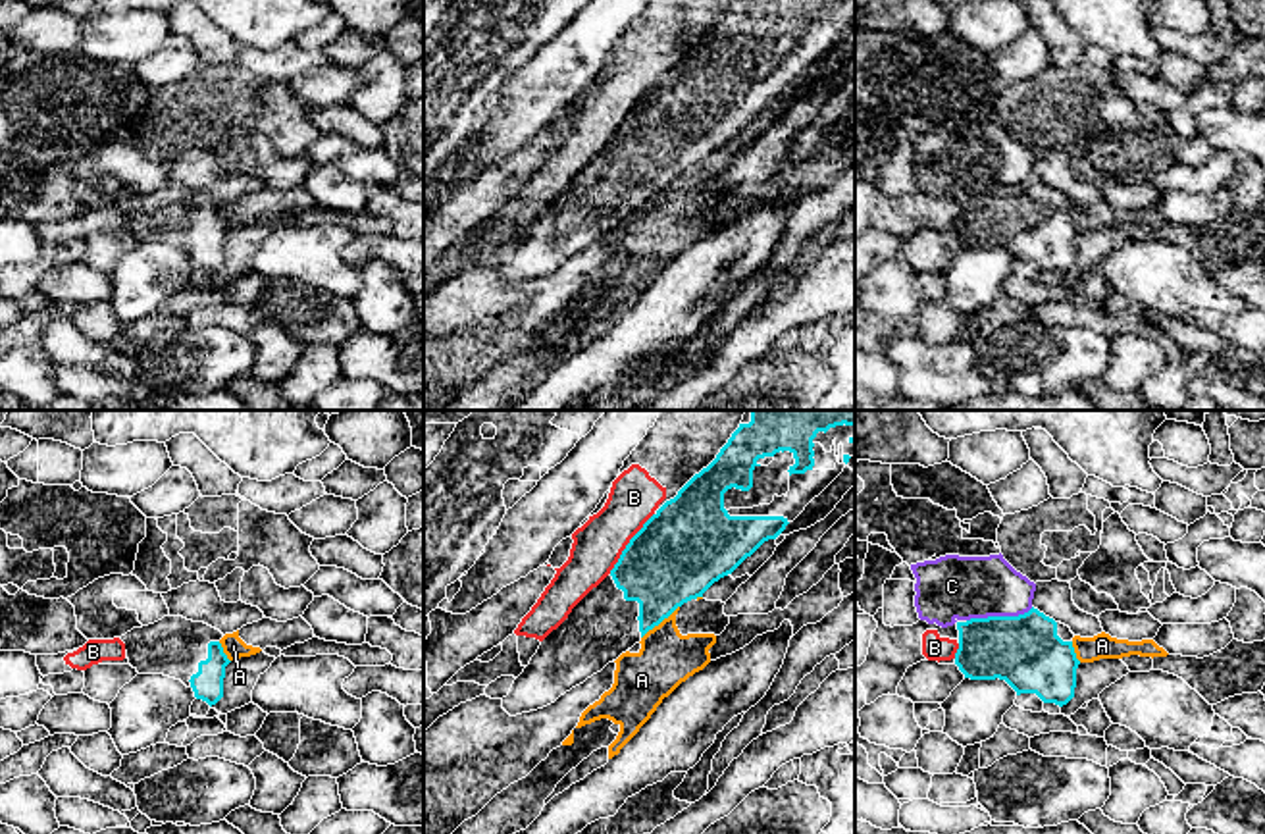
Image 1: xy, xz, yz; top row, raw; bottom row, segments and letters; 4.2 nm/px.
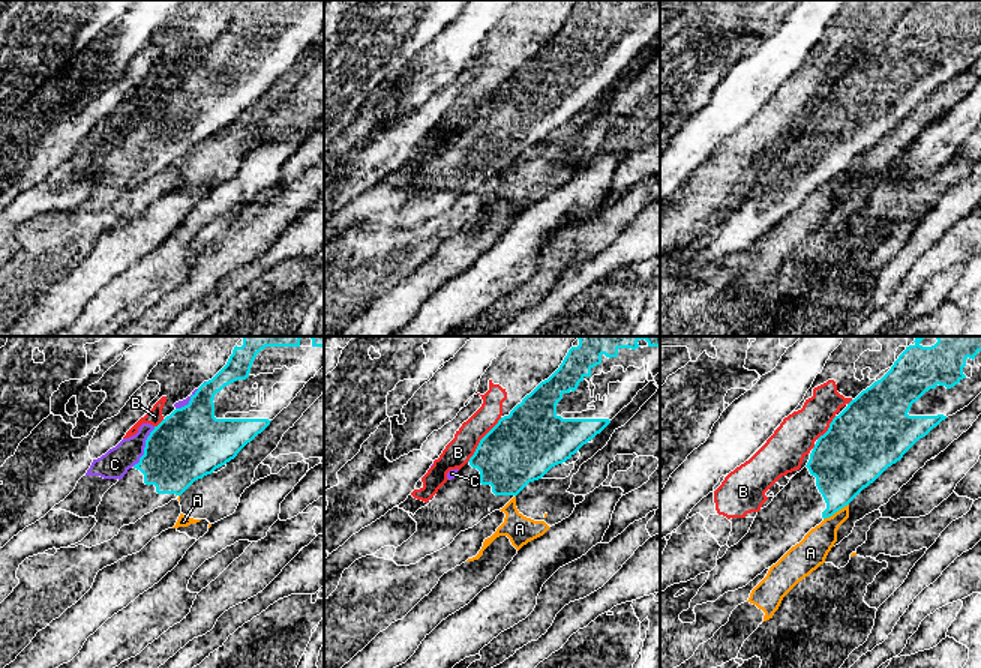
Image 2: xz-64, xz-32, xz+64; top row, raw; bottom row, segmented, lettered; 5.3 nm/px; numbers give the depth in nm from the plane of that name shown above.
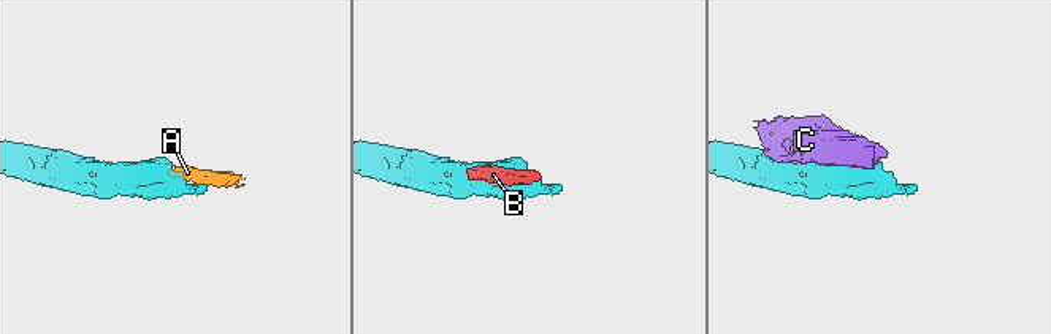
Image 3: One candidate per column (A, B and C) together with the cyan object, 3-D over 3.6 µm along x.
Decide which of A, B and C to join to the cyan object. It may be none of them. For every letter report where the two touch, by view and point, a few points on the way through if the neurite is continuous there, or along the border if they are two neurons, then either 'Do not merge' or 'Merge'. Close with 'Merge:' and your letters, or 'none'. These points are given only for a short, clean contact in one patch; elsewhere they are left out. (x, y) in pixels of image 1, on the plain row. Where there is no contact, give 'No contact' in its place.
A: Touches cyan at xz (659, 191). Boundary: xz (678, 174), (642, 207). Do not merge
B: Touches cyan at xz (628, 112). Boundary: xz (653, 81), (609, 141). Do not merge
C: Touches cyan at yz (1000, 185). Do not merge
Merge: none

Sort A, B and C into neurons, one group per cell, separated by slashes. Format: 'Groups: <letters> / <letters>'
Groups: A / B / C

